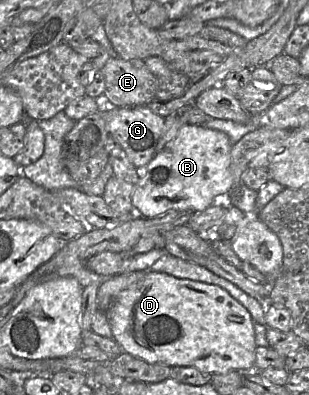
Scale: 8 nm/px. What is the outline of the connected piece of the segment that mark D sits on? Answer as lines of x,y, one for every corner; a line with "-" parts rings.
148,270
140,281
118,295
108,310
108,320
113,338
123,351
149,363
190,366
209,374
256,368
254,320
243,304
218,285

